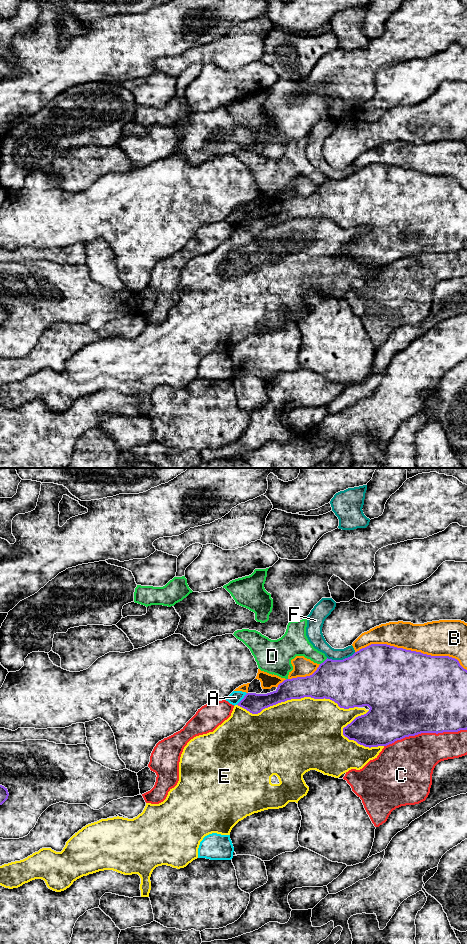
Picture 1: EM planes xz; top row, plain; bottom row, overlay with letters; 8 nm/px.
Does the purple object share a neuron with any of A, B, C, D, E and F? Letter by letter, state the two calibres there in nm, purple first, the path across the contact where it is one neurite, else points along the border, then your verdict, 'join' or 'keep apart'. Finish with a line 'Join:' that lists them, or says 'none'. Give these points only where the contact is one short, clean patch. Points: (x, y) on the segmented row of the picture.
A: 160 nm thick on the purple side, 100 nm on the other; border along xz (247, 693), (236, 704); keep apart
B: 500 nm thick on the purple side, 280 nm on the other; keep apart
C: 500 nm thick on the purple side, 380 nm on the other; keep apart
D: 380 nm thick on the purple side, 180 nm on the other; keep apart
E: 240 nm thick on the purple side, 500 nm on the other; keep apart
F: 440 nm thick on the purple side, 120 nm on the other; keep apart
Join: none

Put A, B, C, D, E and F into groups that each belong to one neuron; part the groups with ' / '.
A / B / C / D / E / F

